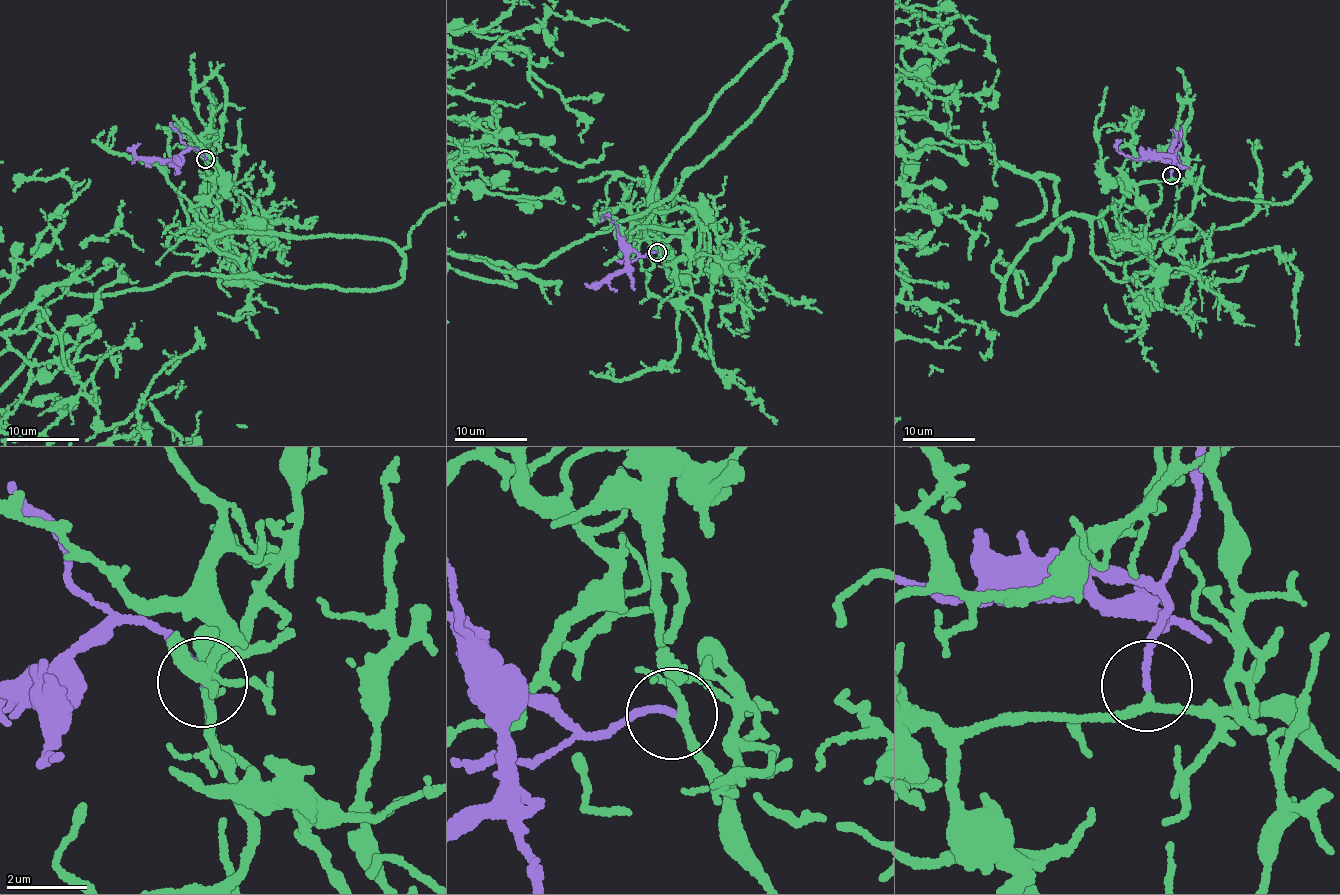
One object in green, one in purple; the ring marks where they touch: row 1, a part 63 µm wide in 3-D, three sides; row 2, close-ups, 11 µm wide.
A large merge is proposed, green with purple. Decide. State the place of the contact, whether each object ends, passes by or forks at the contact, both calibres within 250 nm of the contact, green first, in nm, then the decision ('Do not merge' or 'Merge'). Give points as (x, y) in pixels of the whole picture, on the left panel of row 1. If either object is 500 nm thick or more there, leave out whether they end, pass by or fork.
Place: (205, 159). At the ring green passes by. At the ring purple ends. Thickness 190 nm (green) against 160 nm. Merge

